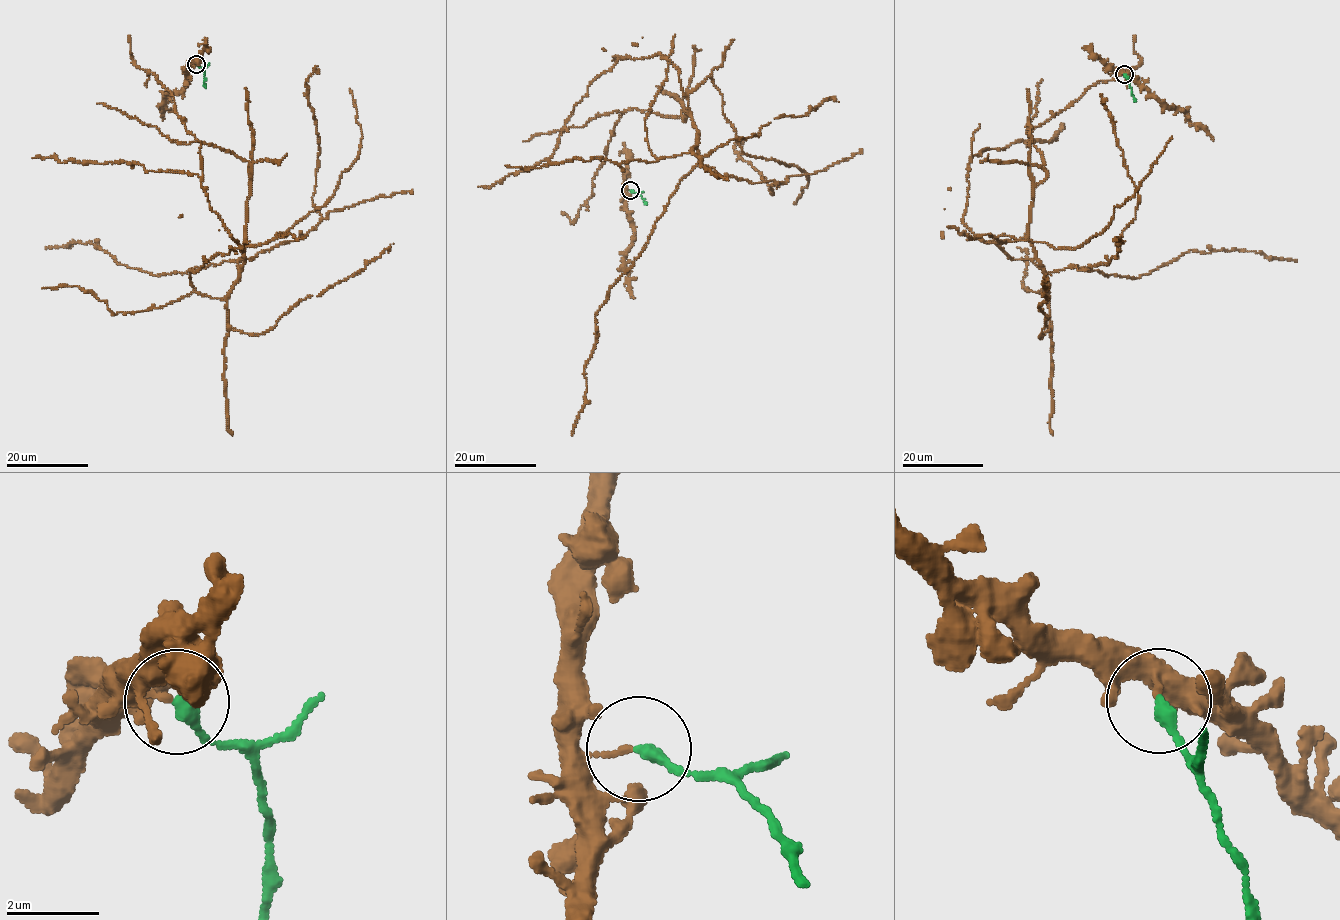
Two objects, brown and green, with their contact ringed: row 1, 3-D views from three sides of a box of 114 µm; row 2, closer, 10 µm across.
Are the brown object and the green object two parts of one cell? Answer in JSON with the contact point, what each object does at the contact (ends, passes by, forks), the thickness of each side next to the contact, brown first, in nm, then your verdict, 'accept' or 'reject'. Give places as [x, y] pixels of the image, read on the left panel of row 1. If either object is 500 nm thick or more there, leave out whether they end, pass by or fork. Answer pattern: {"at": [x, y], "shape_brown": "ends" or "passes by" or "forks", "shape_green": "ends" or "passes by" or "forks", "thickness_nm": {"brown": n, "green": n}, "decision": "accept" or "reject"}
{"at": [196, 64], "shape_brown": "ends", "shape_green": "ends", "thickness_nm": {"brown": 120, "green": 280}, "decision": "reject"}

